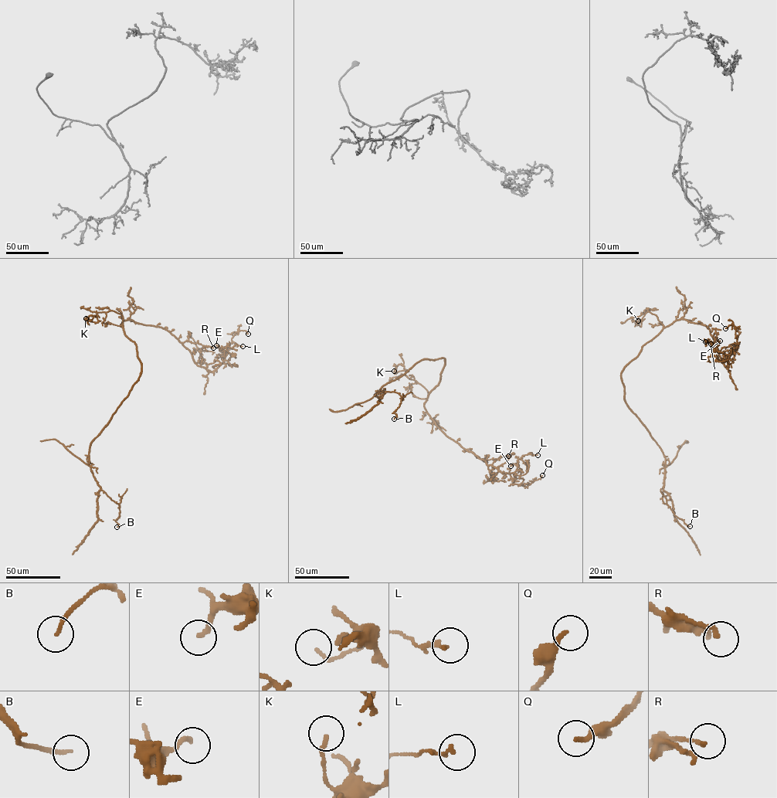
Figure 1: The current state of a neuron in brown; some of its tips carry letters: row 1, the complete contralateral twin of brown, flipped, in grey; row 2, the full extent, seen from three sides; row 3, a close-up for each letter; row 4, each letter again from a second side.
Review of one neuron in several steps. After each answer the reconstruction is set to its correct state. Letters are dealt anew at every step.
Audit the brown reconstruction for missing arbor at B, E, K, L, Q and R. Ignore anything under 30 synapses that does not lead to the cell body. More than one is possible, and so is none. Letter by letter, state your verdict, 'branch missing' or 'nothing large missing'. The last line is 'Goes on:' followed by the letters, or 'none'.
B: nothing large missing
E: nothing large missing
K: nothing large missing
L: nothing large missing
Q: nothing large missing
R: nothing large missing
Goes on: none

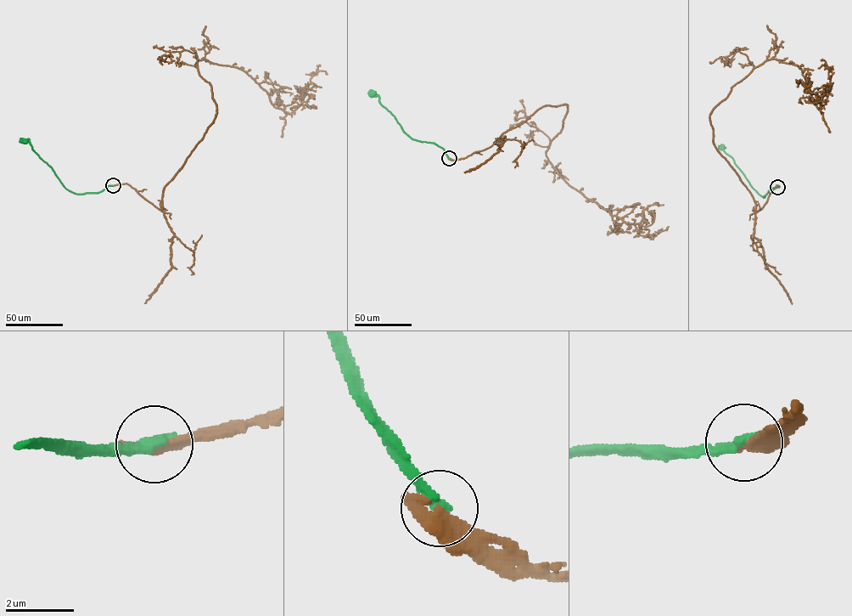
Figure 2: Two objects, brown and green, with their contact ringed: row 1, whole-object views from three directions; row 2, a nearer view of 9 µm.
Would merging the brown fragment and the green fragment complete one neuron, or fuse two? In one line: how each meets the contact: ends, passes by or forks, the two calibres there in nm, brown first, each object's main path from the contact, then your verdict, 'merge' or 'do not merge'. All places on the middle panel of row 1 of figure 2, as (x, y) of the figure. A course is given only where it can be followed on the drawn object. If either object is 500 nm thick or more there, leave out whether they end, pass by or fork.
550/360 nm | brown via (449, 158), (566, 104), (546, 153), (557, 172), (639, 223), (640, 235), (669, 226) | green via (449, 158), (445, 150), (433, 143), (412, 139), (406, 134), (395, 117), (380, 104), (379, 98), (372, 93) | do not merge

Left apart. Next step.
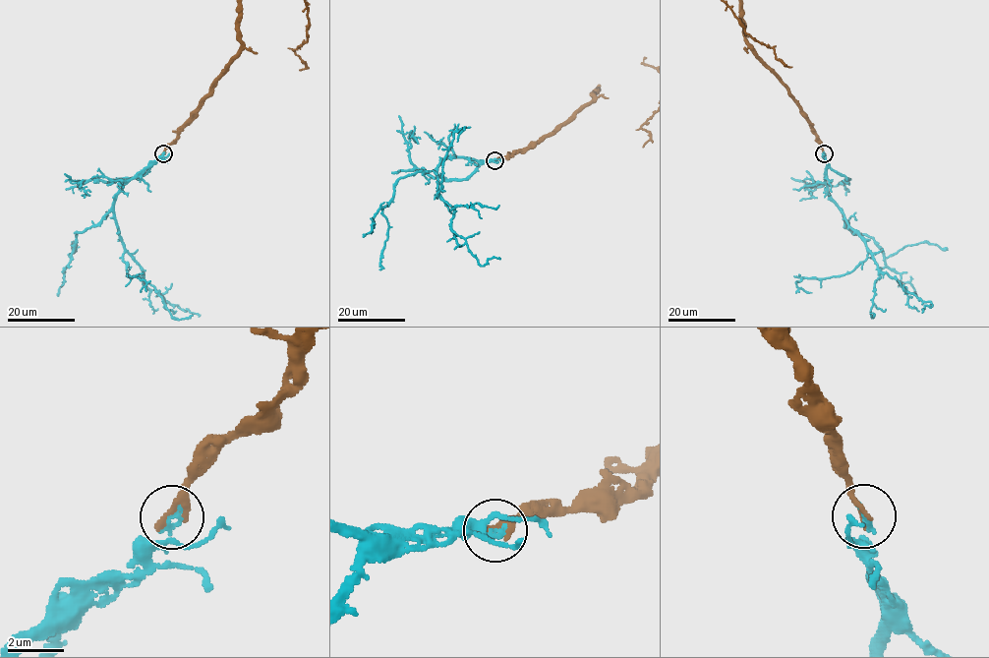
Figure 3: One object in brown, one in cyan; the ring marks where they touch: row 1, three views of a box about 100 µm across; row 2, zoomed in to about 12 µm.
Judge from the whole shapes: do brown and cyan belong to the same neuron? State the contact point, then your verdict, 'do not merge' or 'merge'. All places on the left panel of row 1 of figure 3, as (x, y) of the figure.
(163, 153) | merge

